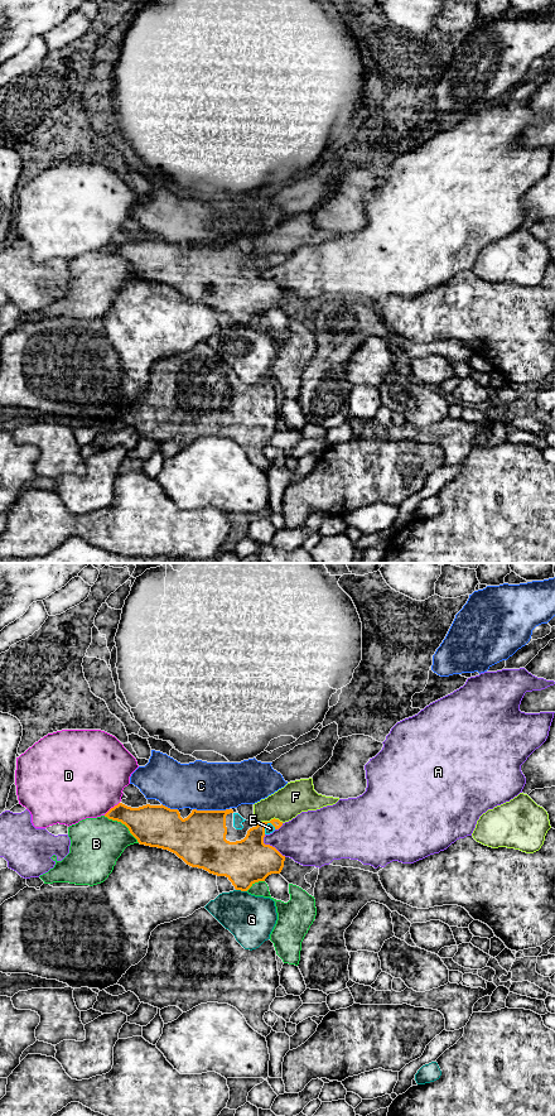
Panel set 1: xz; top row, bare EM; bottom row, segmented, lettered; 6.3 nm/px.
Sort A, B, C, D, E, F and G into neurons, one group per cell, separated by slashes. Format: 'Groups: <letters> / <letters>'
Groups: A / B / C / D / E / F / G

